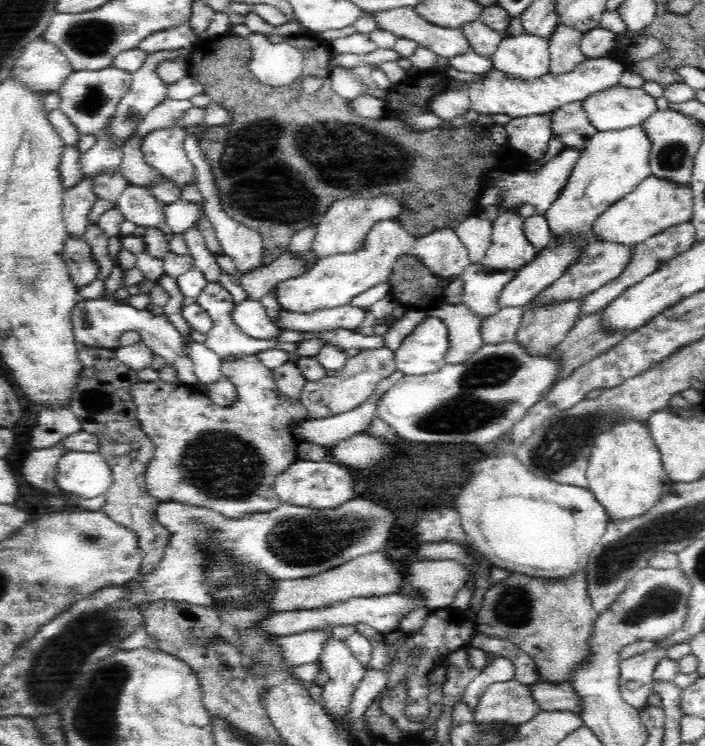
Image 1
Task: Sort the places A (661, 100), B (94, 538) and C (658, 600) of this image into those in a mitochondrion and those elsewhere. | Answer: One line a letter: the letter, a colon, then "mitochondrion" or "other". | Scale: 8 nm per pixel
A: other
B: mitochondrion
C: mitochondrion

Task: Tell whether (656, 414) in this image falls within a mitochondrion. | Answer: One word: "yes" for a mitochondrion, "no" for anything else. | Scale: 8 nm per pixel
no

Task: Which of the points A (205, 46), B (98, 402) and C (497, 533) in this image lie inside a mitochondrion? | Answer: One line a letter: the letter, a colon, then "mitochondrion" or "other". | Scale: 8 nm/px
A: other
B: mitochondrion
C: other

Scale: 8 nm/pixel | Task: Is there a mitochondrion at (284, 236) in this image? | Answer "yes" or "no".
no

